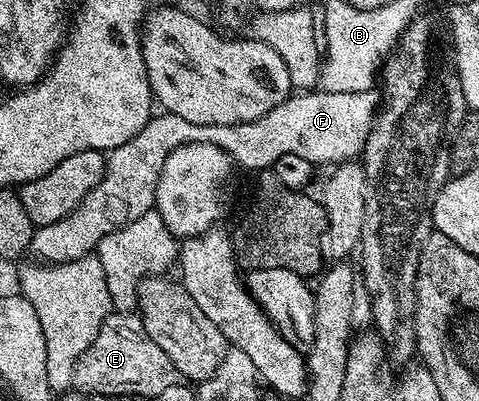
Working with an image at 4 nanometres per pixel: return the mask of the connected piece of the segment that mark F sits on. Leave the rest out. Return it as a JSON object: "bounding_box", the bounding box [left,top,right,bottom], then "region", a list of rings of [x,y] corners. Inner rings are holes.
{"bounding_box":[29,89,380,265],"region":[[[377,89],[361,90],[348,94],[340,92],[328,94],[325,92],[294,92],[285,98],[272,112],[260,116],[251,122],[241,122],[235,126],[201,126],[187,122],[183,117],[165,112],[153,115],[148,124],[144,126],[128,143],[109,151],[106,159],[106,170],[100,182],[84,196],[84,200],[73,209],[68,216],[64,216],[54,224],[39,226],[35,229],[30,241],[29,253],[35,255],[39,261],[54,265],[56,263],[71,262],[74,259],[87,257],[93,253],[98,242],[104,236],[111,234],[132,220],[138,219],[144,212],[153,209],[158,180],[171,152],[184,143],[197,141],[200,144],[216,145],[230,157],[230,160],[253,172],[266,172],[274,167],[280,156],[304,156],[304,160],[321,164],[341,164],[357,159],[362,153],[364,144],[374,127],[374,119],[380,109],[380,94]]]}

